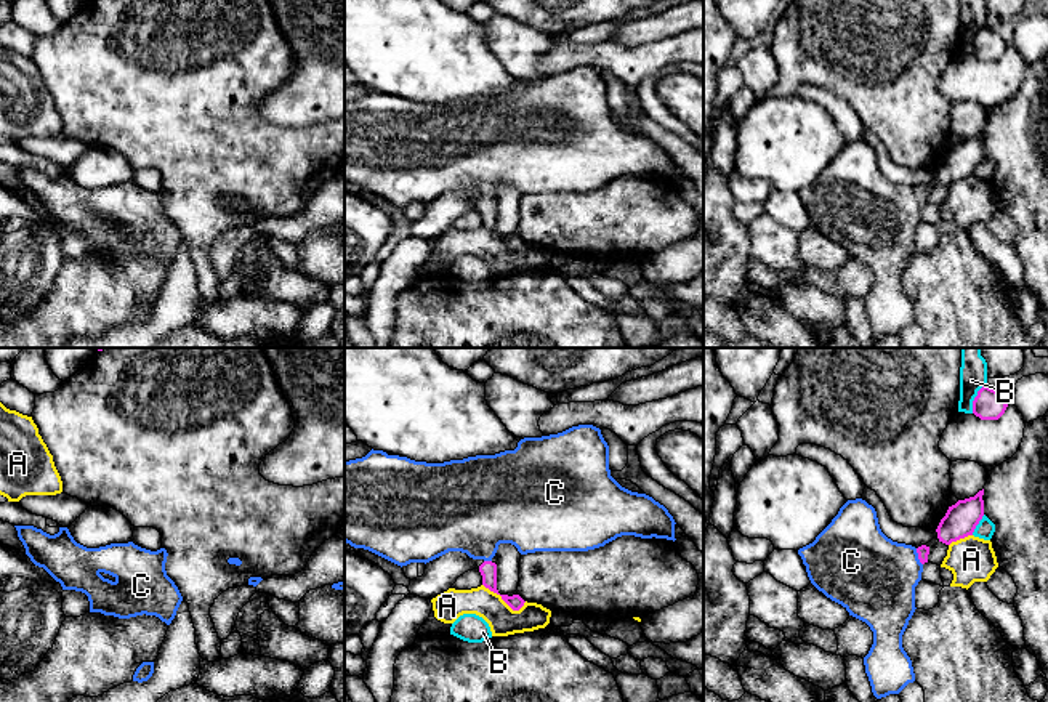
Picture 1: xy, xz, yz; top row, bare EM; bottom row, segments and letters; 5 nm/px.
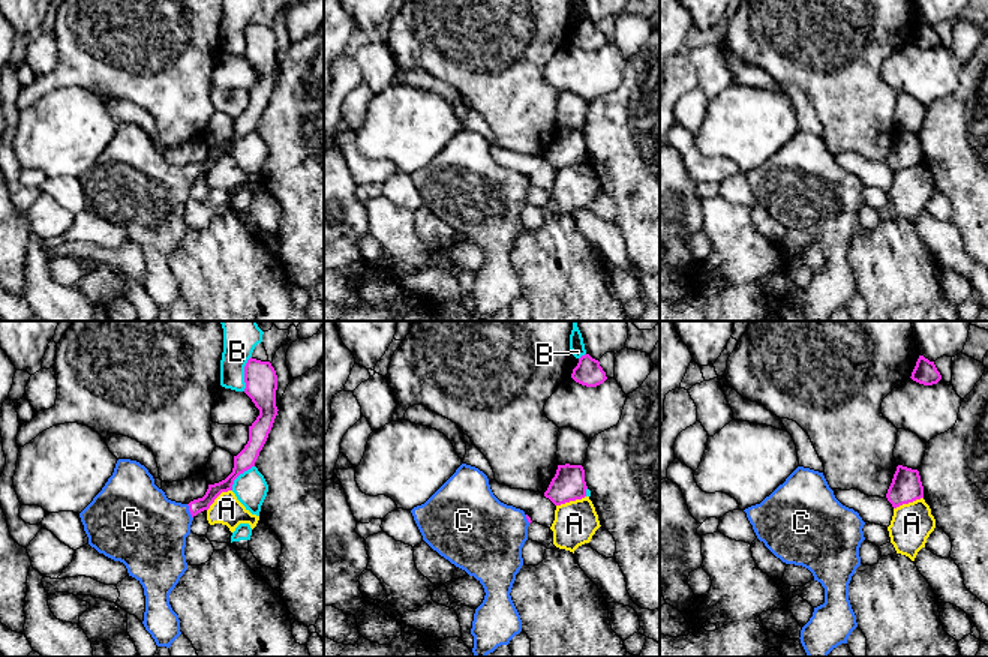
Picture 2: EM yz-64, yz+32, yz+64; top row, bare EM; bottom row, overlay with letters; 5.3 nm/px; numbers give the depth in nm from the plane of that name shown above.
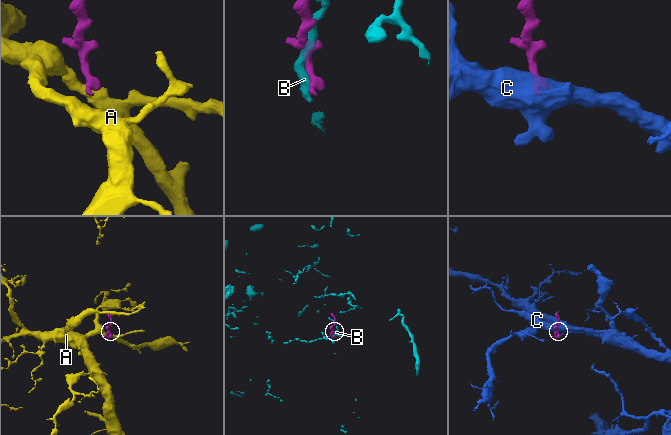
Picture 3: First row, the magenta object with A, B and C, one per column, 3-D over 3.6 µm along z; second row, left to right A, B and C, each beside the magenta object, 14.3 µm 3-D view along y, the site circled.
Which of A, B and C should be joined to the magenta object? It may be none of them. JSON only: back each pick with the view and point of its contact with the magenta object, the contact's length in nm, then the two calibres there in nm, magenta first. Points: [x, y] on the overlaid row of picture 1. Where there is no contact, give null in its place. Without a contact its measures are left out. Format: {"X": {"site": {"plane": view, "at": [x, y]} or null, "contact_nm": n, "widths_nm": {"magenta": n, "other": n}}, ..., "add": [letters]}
{"C": {"site": {"plane": "yz", "at": [919, 556]}, "contact_nm": 90, "widths_nm": {"magenta": 60, "other": 420}}, "add": ["C"]}

